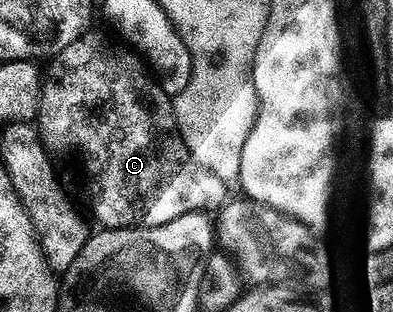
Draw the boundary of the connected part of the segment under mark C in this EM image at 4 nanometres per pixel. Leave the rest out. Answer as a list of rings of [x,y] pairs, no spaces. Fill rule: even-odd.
[[[90,28],[72,40],[72,44],[57,51],[49,59],[50,67],[47,70],[45,67],[42,74],[37,129],[47,143],[67,142],[78,149],[82,166],[86,169],[90,210],[103,227],[155,226],[176,220],[176,216],[184,216],[188,212],[210,212],[221,207],[228,198],[227,179],[192,160],[174,124],[171,95],[163,92],[143,59],[133,49],[122,46],[109,42],[104,35]]]

